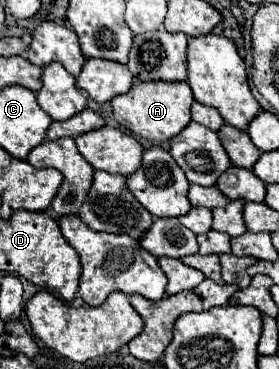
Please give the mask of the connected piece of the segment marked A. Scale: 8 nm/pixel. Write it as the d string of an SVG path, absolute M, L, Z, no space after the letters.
M135 82L129 92L111 100L115 120L133 134L163 142L177 136L191 122L193 92L187 82Z

